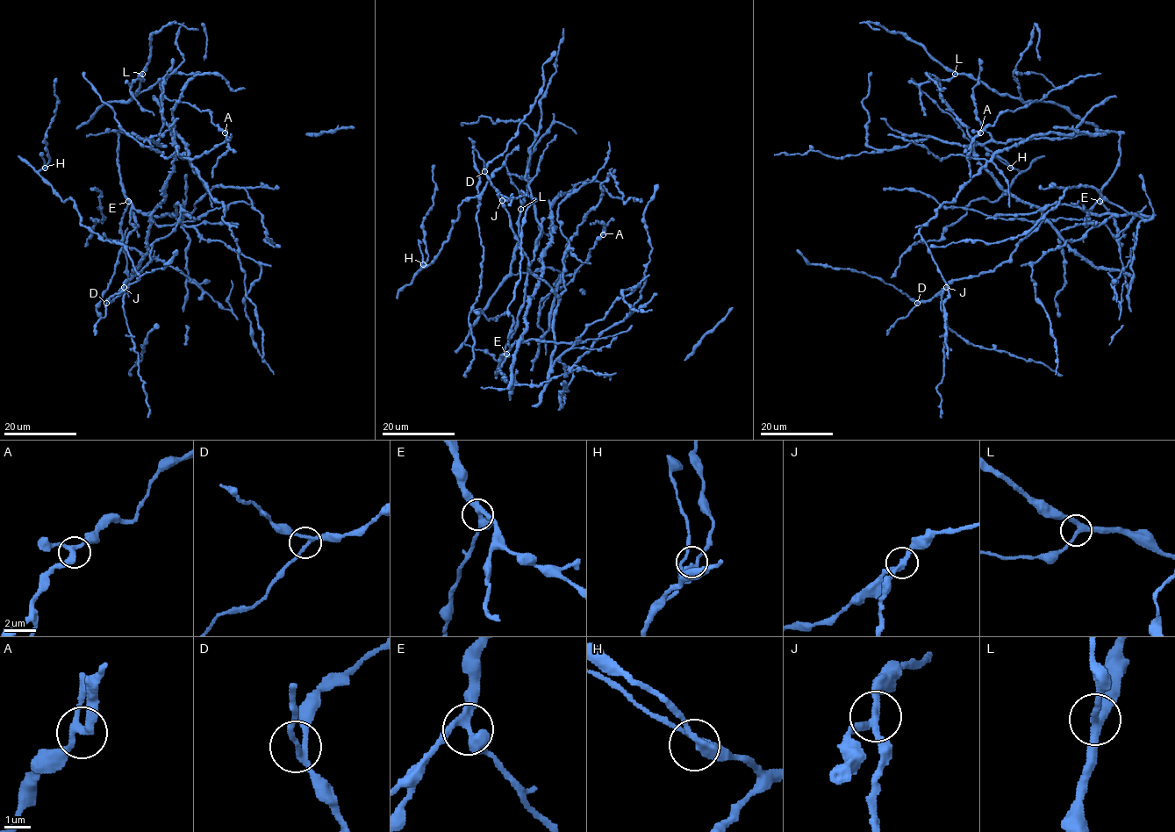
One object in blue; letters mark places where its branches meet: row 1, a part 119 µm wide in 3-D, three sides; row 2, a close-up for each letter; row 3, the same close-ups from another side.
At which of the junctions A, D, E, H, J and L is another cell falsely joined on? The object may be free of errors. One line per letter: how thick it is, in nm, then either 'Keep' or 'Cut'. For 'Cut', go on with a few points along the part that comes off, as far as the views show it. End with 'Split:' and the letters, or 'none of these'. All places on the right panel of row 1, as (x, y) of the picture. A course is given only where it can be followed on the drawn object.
A: Thickness 280 nm. Keep
D: Thickness 190 nm. Keep
E: Thickness 360 nm. Keep
H: Thickness 320 nm. Keep
J: Thickness 240 nm. Cut. Course of the part to remove: (946, 287), (941, 298), (941, 311), (946, 321), (943, 376), (936, 389), (941, 397), (940, 417)
L: Thickness 280 nm. Keep
Split: J

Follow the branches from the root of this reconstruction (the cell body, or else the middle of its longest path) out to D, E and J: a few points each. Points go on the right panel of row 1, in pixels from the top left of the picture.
D: (1111, 217), (1049, 204), (1042, 211), (1039, 226), (1007, 261), (979, 276), (951, 281), (929, 300), (917, 303)
E: (1111, 217), (1097, 226), (1090, 222), (1085, 225), (1088, 211), (1099, 201)
J: (1111, 217), (1049, 204), (1042, 211), (1039, 226), (1007, 261), (946, 287)

